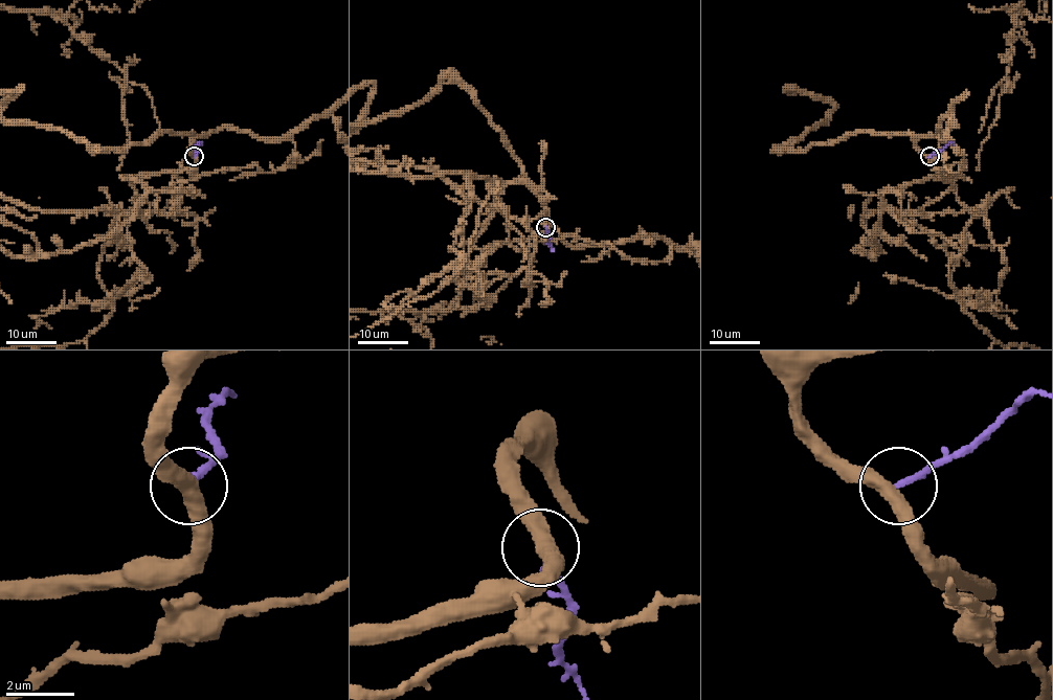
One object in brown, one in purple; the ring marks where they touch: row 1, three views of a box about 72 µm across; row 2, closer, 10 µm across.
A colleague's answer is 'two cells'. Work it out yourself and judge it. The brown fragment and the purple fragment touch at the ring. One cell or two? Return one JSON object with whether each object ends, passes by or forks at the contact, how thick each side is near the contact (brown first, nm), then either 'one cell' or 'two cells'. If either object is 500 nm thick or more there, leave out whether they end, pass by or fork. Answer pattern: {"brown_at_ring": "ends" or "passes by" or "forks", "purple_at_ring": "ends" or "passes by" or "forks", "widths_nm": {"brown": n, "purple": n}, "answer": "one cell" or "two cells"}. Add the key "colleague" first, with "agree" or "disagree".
{"colleague": "agree", "brown_at_ring": "passes by", "purple_at_ring": "ends", "widths_nm": {"brown": 440, "purple": 190}, "answer": "two cells"}

